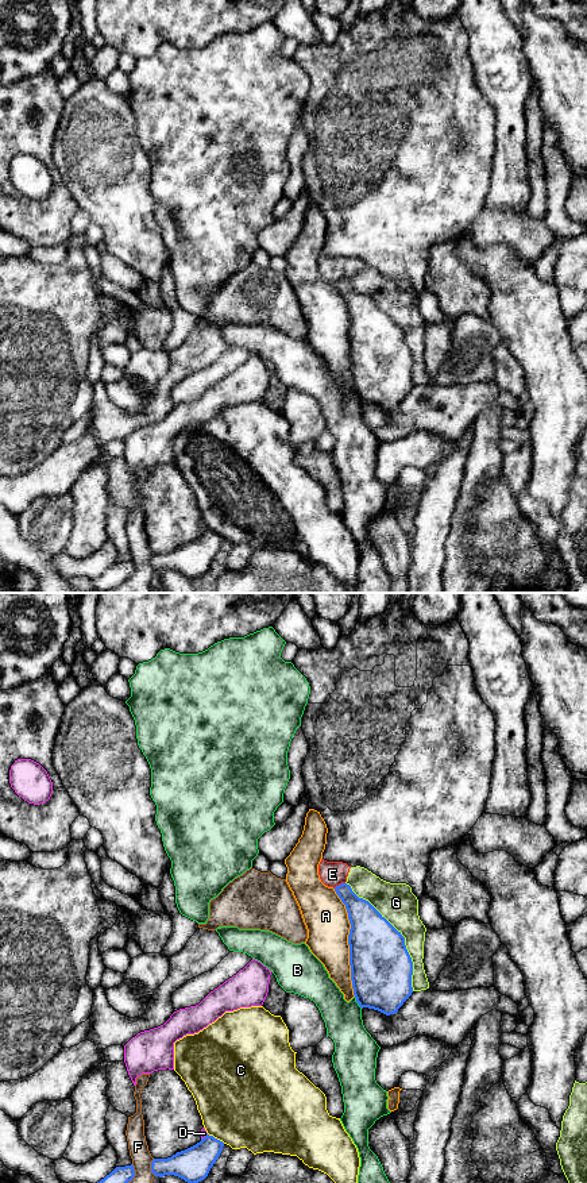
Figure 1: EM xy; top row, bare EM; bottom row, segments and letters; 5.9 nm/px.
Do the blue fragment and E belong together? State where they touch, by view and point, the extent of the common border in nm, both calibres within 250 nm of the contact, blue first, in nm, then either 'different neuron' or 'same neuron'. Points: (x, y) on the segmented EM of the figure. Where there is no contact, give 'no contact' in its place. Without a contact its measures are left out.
contact xy (339, 885); length 80 nm; calibres 180 and 150 nm; different neuron

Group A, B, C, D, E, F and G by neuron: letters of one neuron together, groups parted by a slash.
A / B / C / D / E G / F

